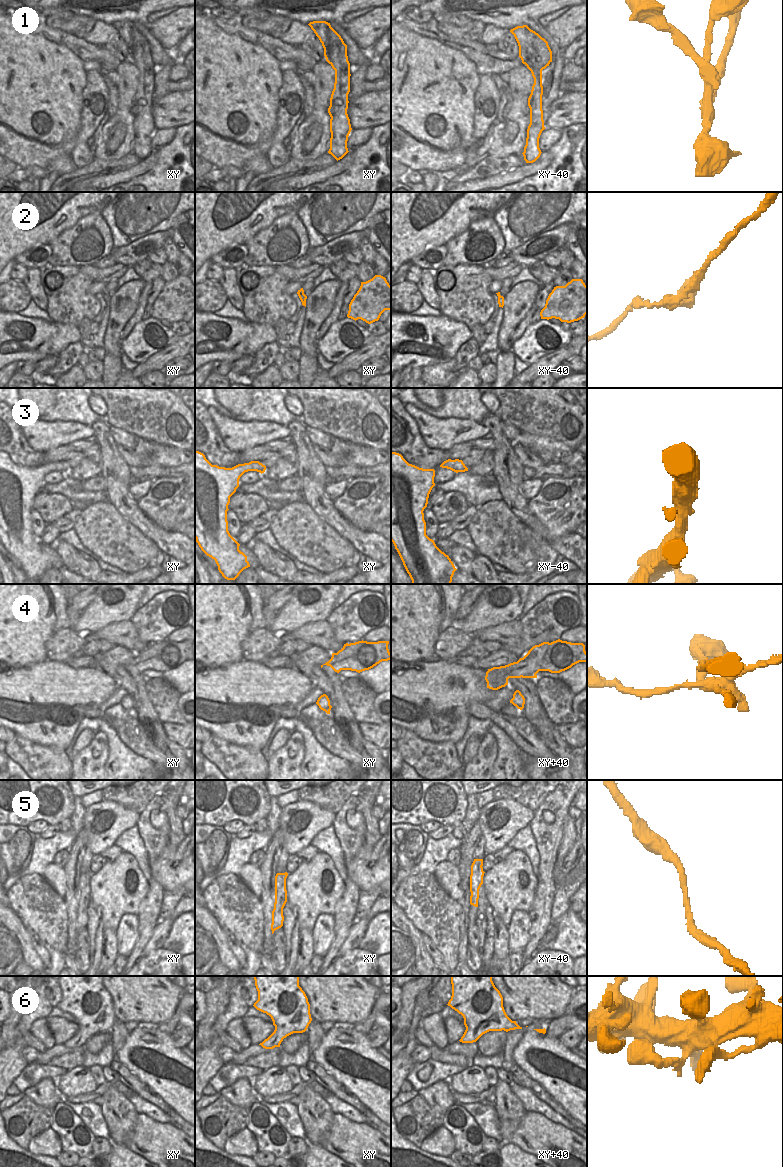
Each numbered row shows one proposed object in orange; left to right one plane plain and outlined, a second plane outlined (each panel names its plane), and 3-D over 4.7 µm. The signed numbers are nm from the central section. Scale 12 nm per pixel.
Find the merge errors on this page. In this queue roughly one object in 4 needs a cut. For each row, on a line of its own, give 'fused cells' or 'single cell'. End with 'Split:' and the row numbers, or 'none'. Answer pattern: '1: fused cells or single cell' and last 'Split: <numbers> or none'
1: fused cells
2: single cell
3: single cell
4: fused cells
5: single cell
6: single cell
Split: 1, 4

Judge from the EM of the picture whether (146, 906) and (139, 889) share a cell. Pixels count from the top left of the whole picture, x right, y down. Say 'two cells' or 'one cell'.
two cells

